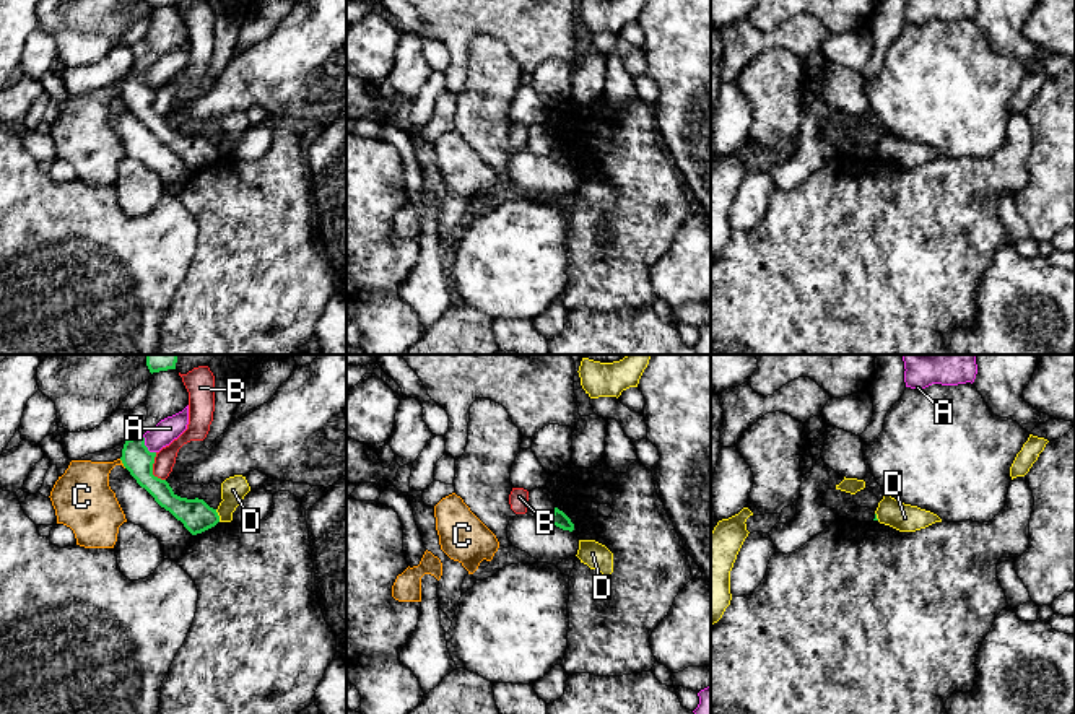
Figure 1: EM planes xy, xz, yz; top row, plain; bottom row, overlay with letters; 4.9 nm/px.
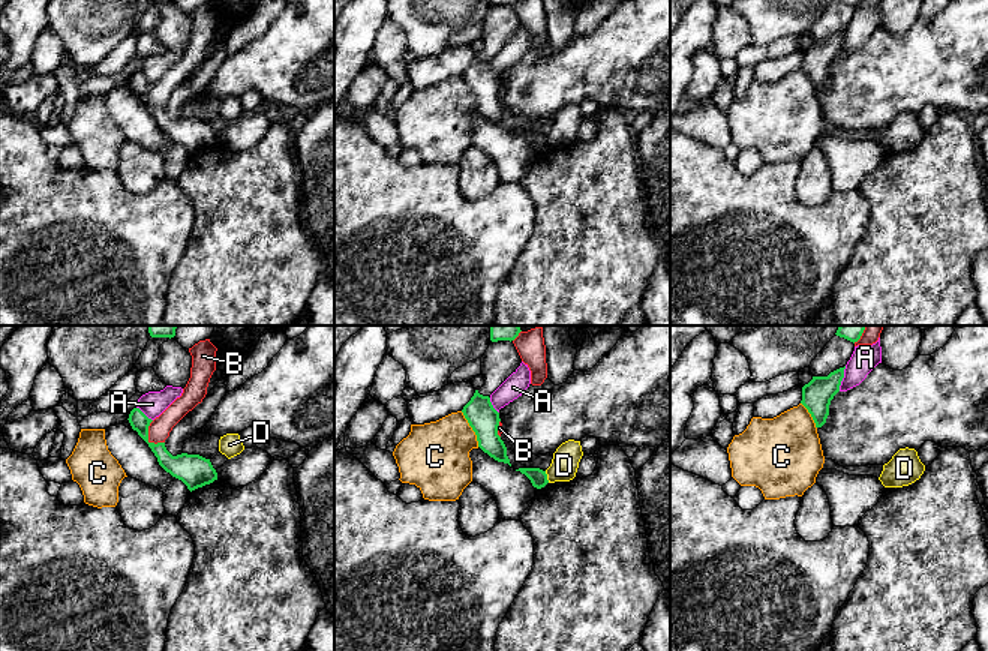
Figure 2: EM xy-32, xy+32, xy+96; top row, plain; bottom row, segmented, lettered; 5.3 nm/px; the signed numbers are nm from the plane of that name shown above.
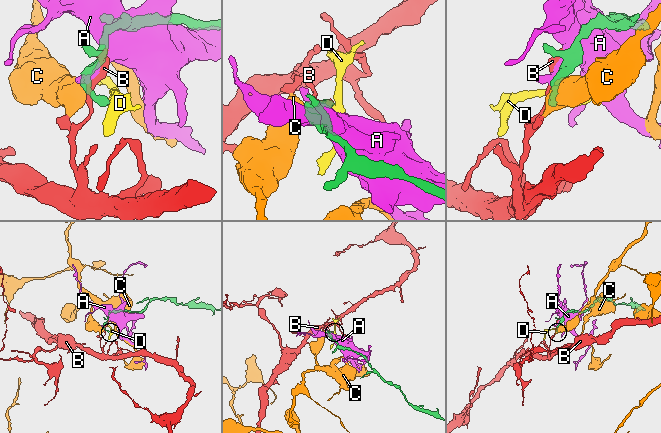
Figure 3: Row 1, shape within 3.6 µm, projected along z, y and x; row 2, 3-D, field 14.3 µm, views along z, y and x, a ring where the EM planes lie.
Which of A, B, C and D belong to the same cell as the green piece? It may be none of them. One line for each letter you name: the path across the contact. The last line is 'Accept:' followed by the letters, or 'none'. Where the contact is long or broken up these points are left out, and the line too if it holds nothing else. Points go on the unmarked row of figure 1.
Accept: none

